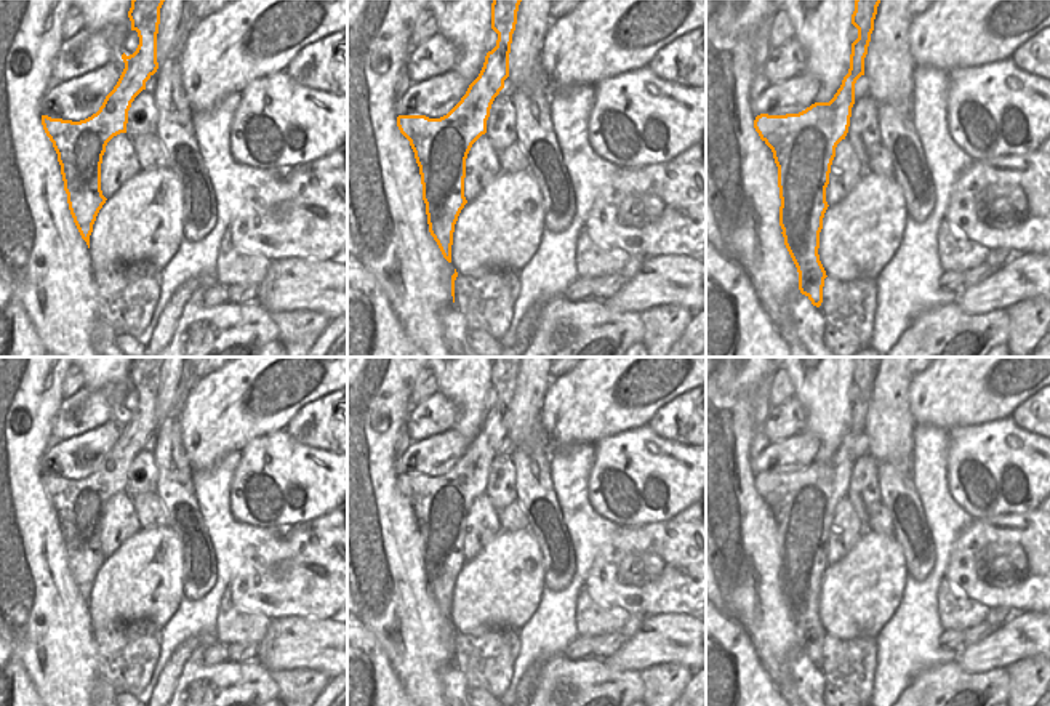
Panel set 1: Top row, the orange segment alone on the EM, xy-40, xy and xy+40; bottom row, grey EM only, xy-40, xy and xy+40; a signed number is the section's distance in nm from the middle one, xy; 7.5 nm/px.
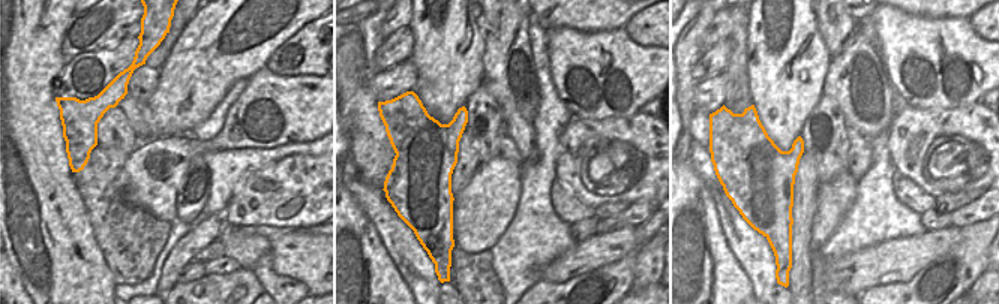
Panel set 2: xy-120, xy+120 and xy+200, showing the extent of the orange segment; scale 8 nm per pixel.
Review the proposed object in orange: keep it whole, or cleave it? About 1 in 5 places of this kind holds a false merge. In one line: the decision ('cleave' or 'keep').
cleave

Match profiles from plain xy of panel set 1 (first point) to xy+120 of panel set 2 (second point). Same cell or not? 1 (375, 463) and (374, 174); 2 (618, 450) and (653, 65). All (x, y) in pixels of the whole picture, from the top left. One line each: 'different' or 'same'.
1: same
2: same

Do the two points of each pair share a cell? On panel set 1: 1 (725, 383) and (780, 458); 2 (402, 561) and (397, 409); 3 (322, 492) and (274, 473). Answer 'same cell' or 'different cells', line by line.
1: different cells
2: same cell
3: same cell

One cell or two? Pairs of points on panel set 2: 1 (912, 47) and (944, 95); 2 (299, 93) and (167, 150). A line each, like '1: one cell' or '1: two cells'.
1: one cell
2: one cell

